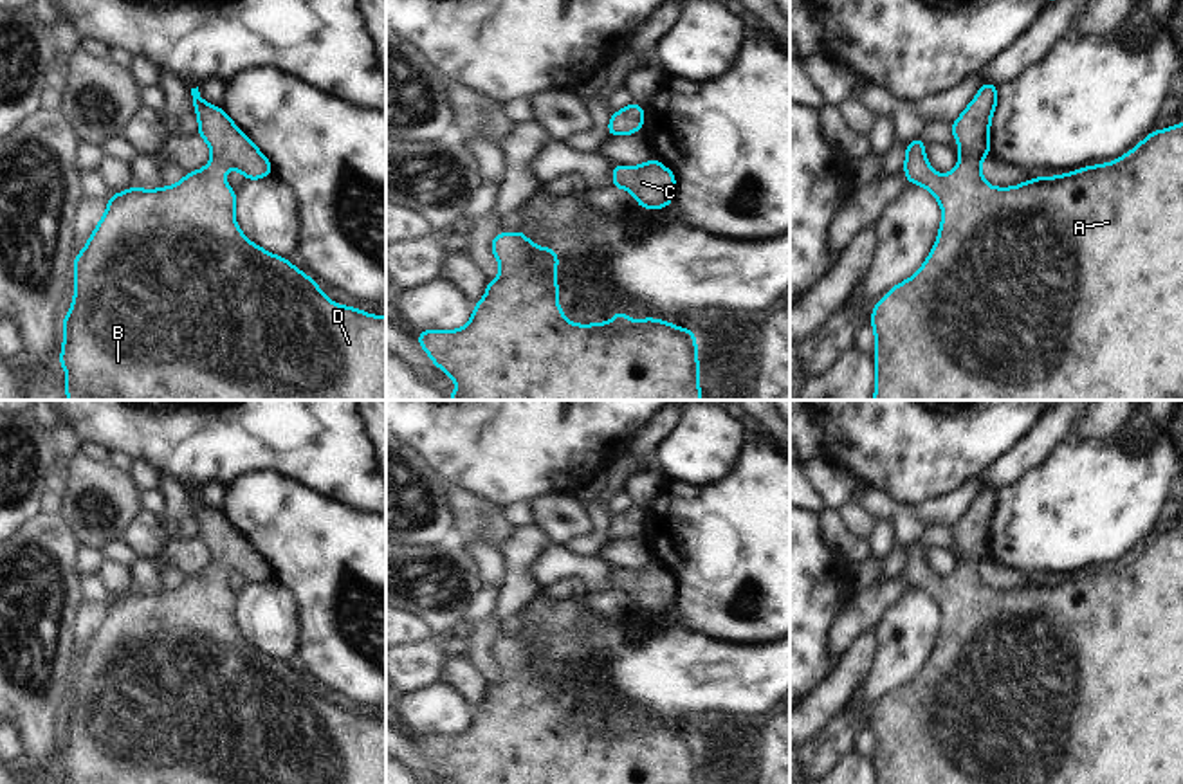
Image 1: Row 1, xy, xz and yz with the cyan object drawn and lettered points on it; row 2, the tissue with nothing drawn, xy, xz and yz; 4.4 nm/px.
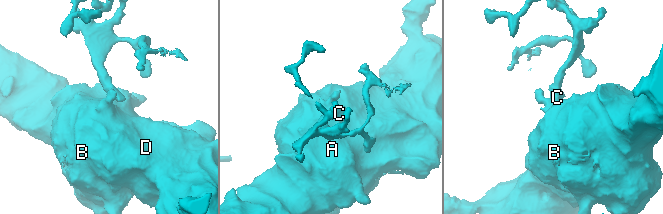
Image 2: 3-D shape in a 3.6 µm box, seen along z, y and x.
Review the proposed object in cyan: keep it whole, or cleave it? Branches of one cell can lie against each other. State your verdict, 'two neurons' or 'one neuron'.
one neuron

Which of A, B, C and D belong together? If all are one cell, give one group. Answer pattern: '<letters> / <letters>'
A B C D

